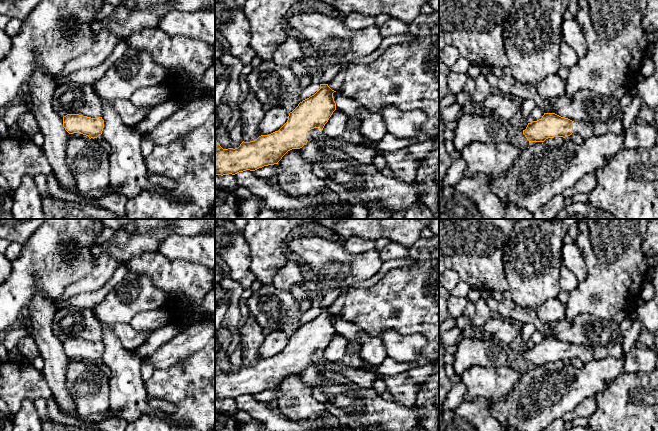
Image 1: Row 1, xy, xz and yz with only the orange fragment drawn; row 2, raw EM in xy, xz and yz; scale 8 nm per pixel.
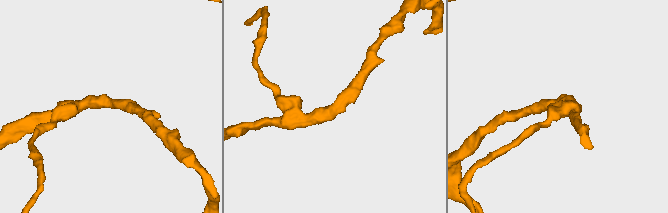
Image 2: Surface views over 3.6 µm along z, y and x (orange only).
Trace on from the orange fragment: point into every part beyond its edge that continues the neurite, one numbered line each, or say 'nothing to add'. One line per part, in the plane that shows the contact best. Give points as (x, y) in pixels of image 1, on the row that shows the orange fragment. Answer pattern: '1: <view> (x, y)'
1: xz (366, 155)

